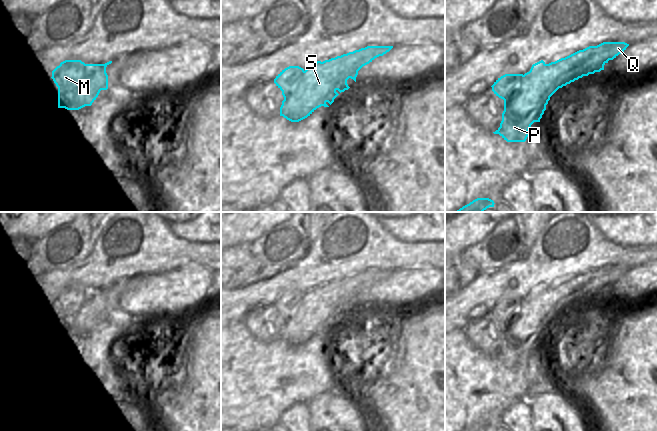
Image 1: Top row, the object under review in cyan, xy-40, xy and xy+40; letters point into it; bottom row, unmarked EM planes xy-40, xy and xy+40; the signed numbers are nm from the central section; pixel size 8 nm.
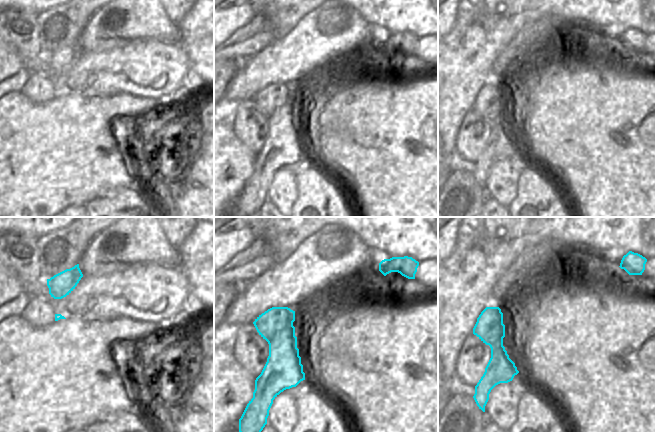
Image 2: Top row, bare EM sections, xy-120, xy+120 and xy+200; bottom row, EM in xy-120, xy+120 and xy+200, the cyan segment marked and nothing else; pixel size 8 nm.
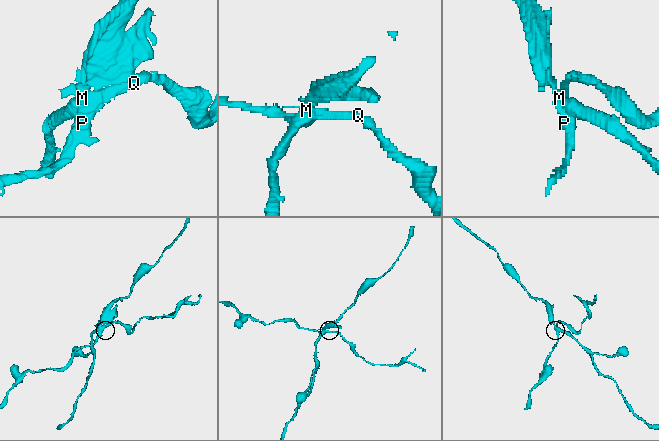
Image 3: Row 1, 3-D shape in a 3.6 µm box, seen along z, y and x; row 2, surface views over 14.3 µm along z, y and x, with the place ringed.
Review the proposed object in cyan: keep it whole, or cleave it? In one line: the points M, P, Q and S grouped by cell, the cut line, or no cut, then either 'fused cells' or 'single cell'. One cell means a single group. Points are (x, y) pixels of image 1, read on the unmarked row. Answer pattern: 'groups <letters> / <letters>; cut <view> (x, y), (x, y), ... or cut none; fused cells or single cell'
groups M / P Q S; cut xy-40 (86, 288), (86, 300), (84, 303), (66, 321), (58, 326); fused cells

